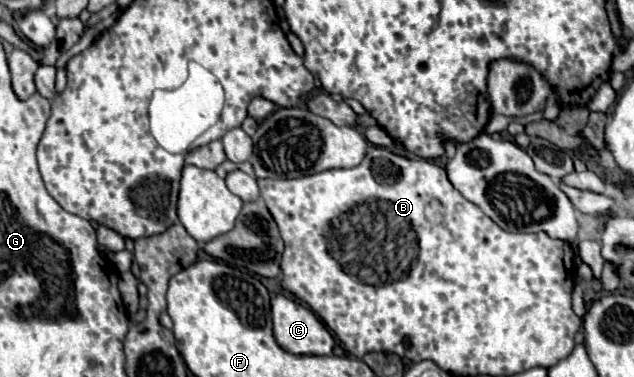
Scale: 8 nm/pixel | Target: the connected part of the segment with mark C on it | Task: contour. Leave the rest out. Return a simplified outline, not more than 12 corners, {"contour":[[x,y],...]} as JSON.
{"contour":[[272,298],[274,338],[290,354],[330,356],[334,338],[294,298]]}

